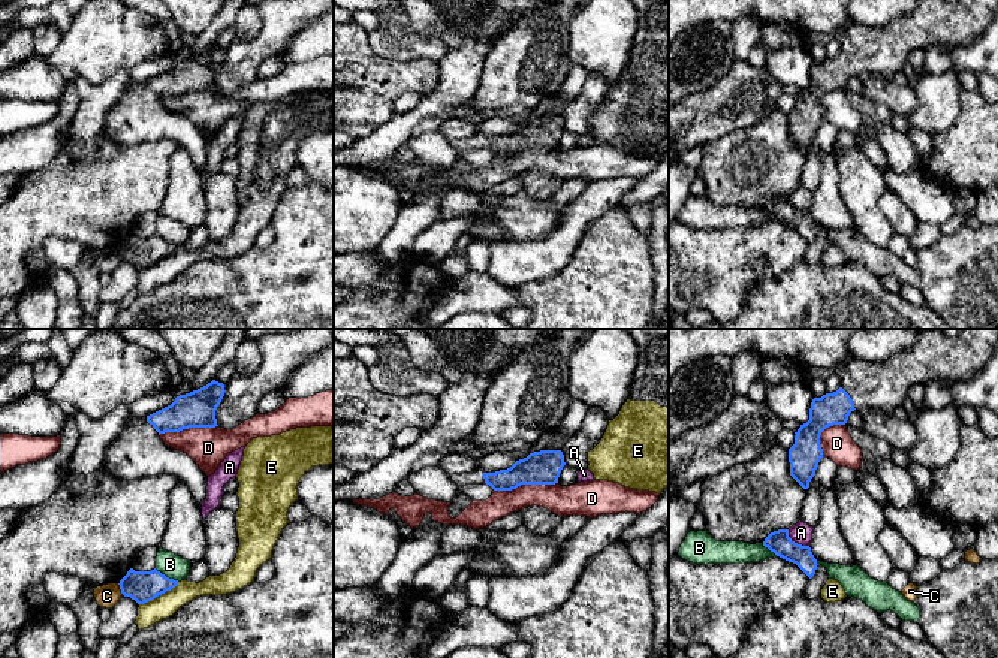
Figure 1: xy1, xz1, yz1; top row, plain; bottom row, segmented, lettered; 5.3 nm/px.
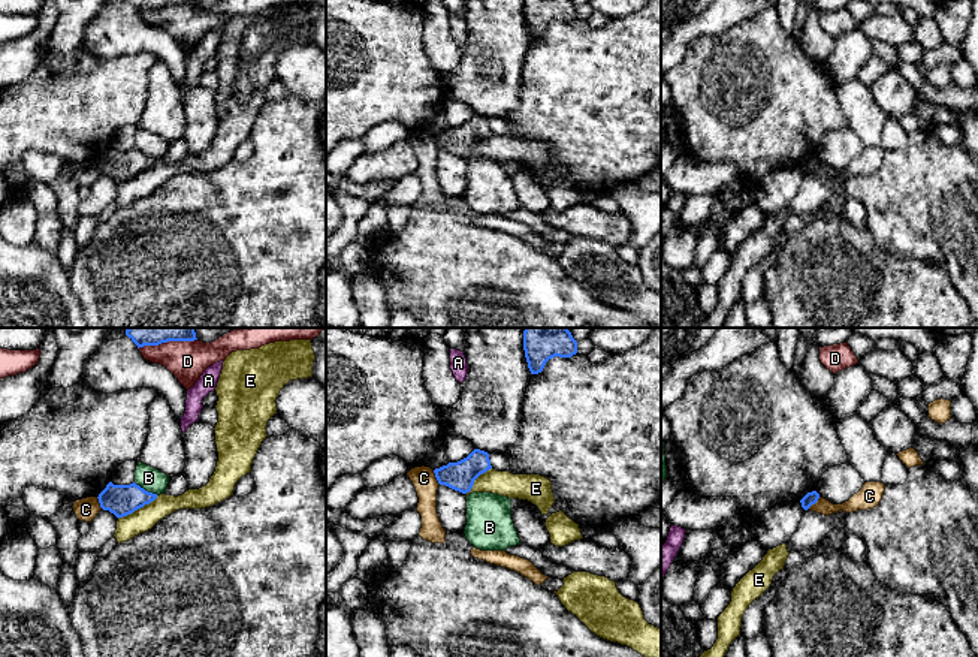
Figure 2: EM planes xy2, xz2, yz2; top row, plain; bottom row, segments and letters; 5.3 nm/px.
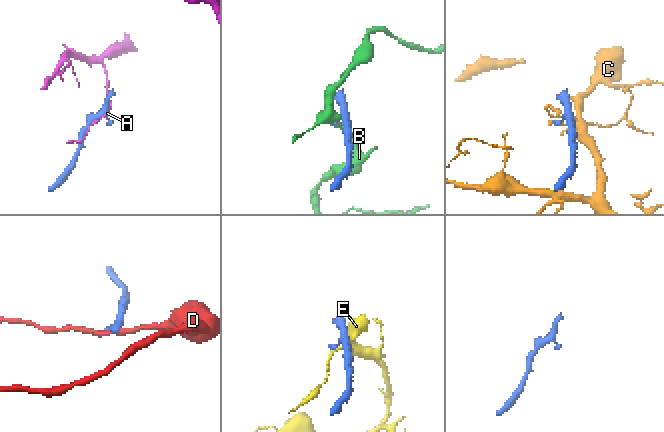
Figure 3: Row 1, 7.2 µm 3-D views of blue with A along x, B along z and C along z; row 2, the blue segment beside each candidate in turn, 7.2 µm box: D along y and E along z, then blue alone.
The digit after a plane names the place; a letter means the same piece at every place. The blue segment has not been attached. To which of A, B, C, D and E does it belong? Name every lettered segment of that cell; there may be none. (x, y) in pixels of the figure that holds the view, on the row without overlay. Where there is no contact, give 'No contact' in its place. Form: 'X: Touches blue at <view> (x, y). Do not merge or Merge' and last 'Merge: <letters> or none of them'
A: Touches blue at yz1 (796, 208). Do not merge
B: Touches blue at xy1 (165, 241). Do not merge
C: Touches blue at xz2 (435, 141). Do not merge
D: Touches blue at xz1 (525, 148). Do not merge
E: Touches blue at xy1 (159, 259). Do not merge
Merge: none of them

